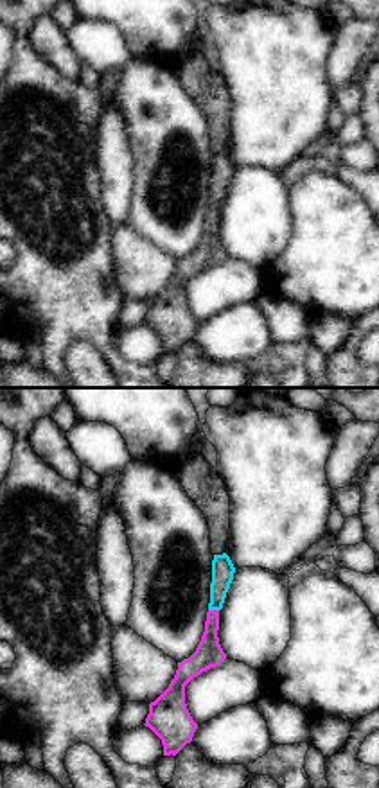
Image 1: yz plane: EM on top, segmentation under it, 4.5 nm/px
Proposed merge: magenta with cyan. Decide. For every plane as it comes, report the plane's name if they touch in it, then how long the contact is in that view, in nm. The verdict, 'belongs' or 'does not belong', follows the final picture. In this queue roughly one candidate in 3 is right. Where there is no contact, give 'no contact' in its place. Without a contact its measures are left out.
yz | 50 nm

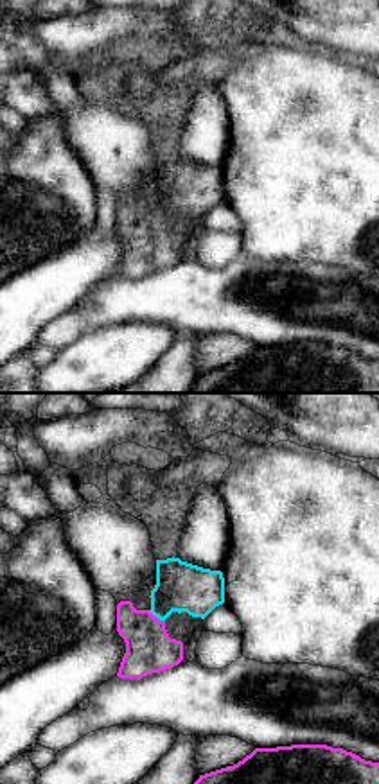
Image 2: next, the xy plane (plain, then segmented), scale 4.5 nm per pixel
xy | 90 nm

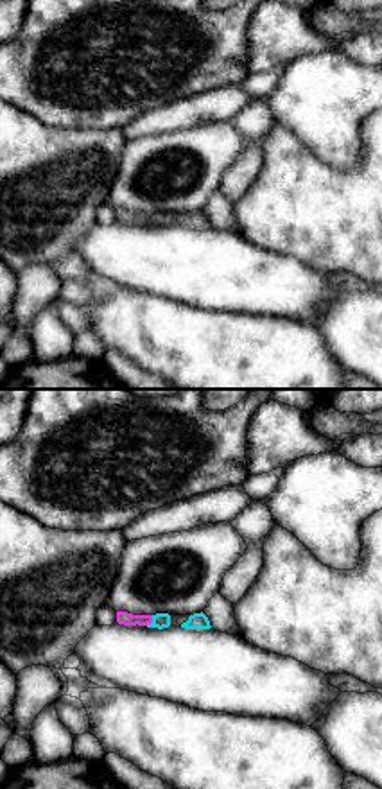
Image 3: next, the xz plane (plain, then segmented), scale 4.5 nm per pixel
xz | 60 nm

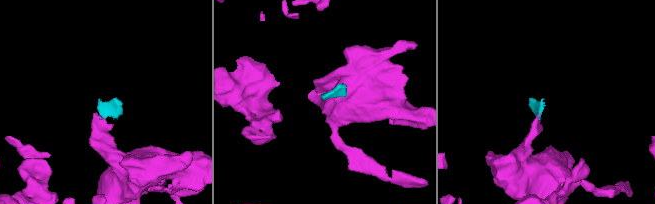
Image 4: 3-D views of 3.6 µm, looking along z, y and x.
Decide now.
belongs

